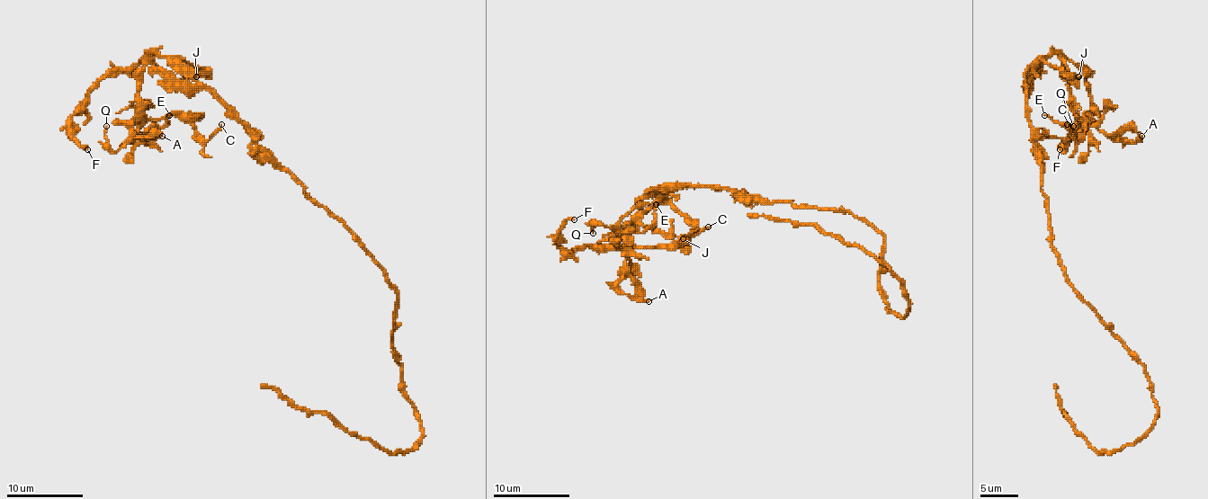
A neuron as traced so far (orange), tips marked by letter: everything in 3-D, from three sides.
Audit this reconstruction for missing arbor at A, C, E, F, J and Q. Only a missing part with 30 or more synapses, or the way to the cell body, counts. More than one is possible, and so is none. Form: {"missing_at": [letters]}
{"missing_at": ["A", "F"]}

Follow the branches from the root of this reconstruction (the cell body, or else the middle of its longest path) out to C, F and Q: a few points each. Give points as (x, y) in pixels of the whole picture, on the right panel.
C: (1051, 245), (1025, 78), (1054, 54), (1069, 105), (1087, 115), (1077, 139), (1067, 124)
F: (1051, 245), (1025, 78), (1054, 54), (1063, 54), (1087, 73), (1090, 93), (1090, 109), (1060, 149)
Q: (1051, 245), (1025, 78), (1054, 54), (1061, 61), (1075, 115), (1075, 136), (1065, 151), (1073, 126)

